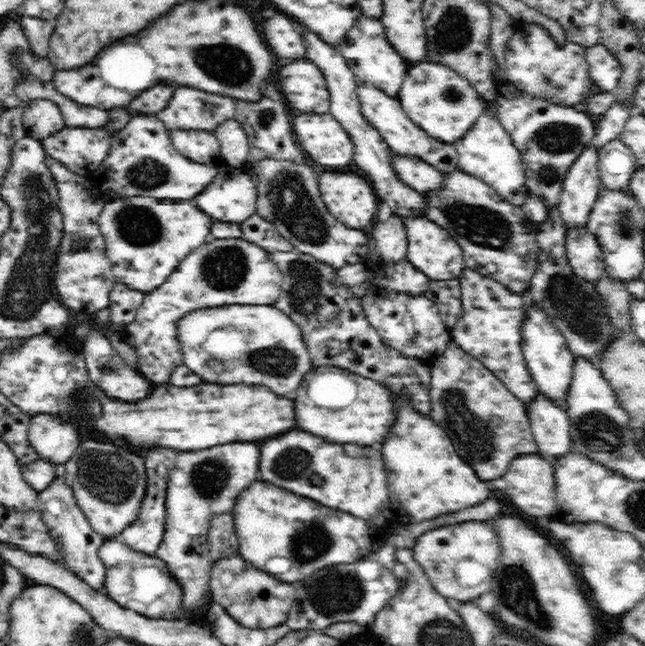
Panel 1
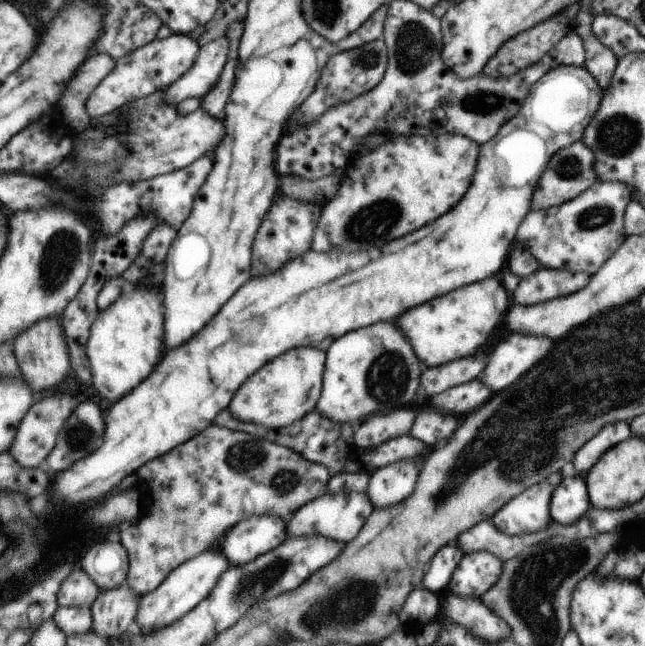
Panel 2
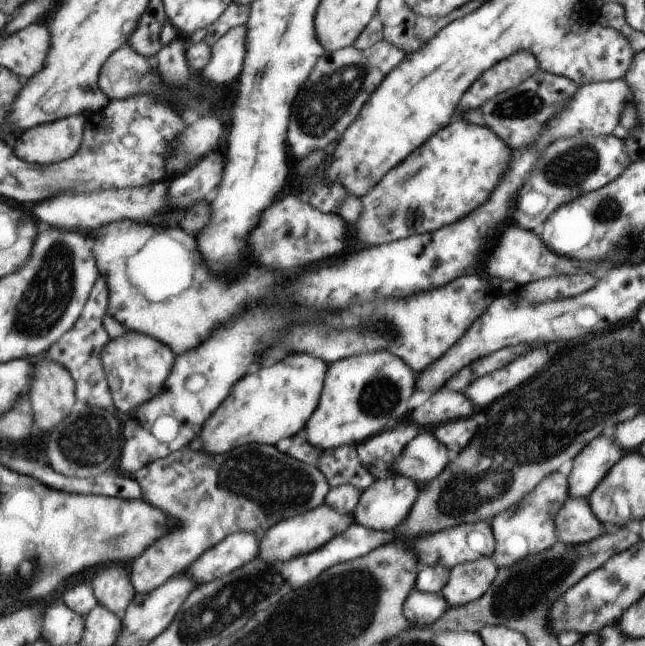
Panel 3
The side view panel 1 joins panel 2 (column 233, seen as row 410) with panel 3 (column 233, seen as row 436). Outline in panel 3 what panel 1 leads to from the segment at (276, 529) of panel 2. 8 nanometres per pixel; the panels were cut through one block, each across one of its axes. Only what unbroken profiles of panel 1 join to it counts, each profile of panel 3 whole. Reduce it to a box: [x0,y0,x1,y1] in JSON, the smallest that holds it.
[185,533,259,584]

